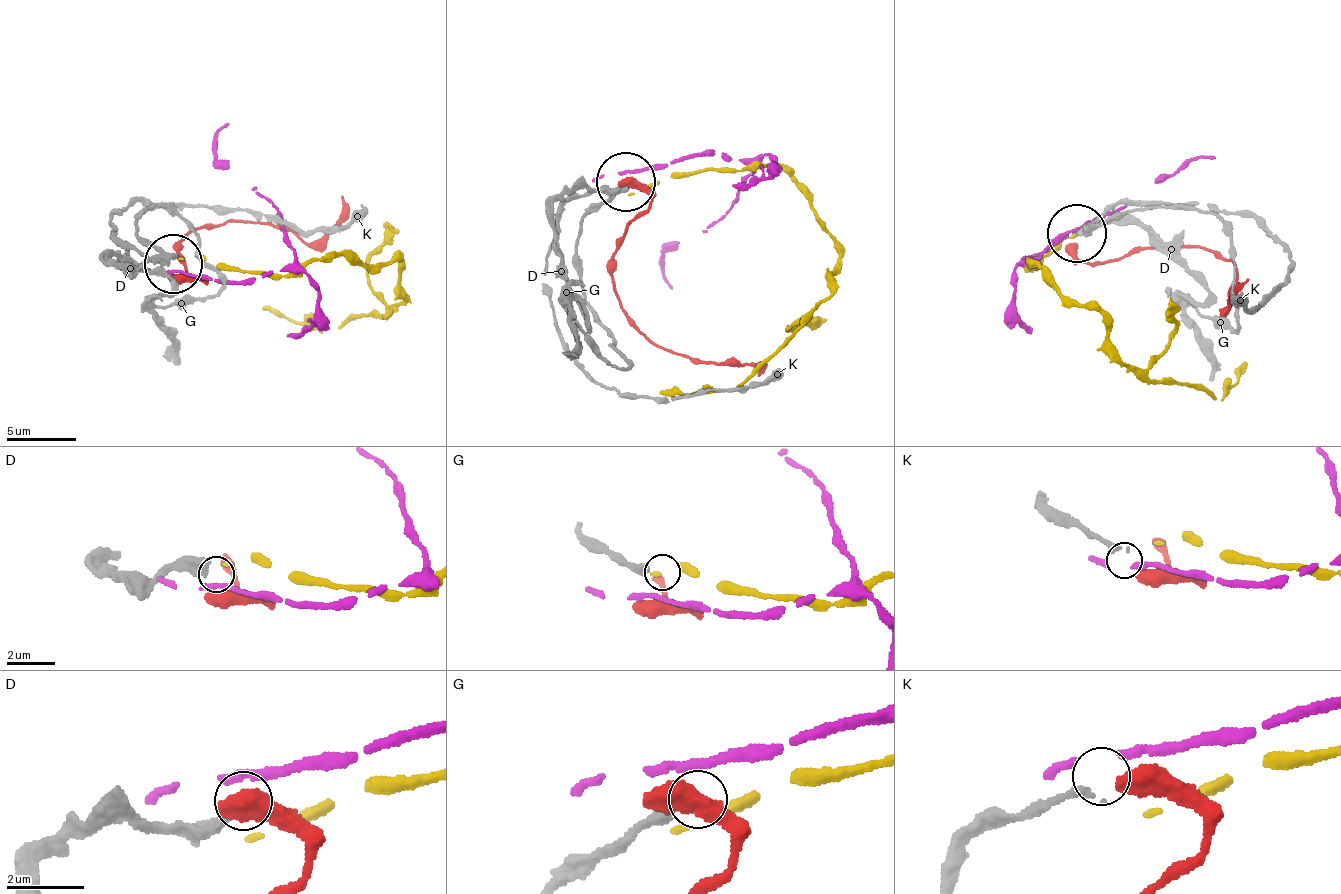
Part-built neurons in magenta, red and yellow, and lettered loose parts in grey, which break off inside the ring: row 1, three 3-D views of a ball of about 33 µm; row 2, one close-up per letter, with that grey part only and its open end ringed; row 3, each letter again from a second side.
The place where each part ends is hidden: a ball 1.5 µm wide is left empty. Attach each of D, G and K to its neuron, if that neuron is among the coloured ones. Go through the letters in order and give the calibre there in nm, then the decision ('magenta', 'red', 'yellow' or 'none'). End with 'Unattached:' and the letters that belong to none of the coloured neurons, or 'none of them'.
D: calibre 400 nm; none
G: calibre 320 nm; none
K: calibre 200 nm; none
Unattached: D, G, K

